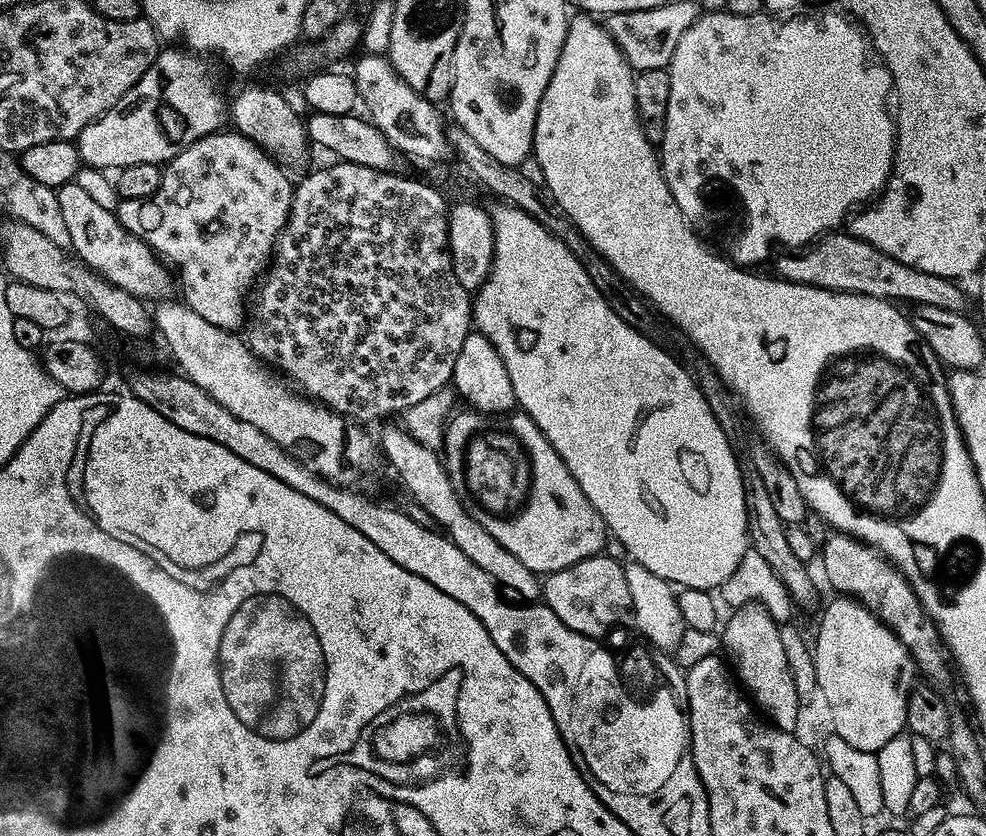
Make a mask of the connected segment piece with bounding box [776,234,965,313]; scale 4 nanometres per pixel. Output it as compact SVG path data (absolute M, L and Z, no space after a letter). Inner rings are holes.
M840 234L821 239L815 246L801 251L804 252L801 256L782 257L776 264L780 271L777 273L783 279L791 280L793 284L811 284L814 288L829 288L832 292L856 292L859 296L880 296L883 300L893 302L909 300L909 305L912 306L928 304L931 308L951 312L965 311L964 292L956 285L959 283L953 282L949 277L935 276L911 268L909 264L898 262L872 244L859 240L856 235L836 235Z

